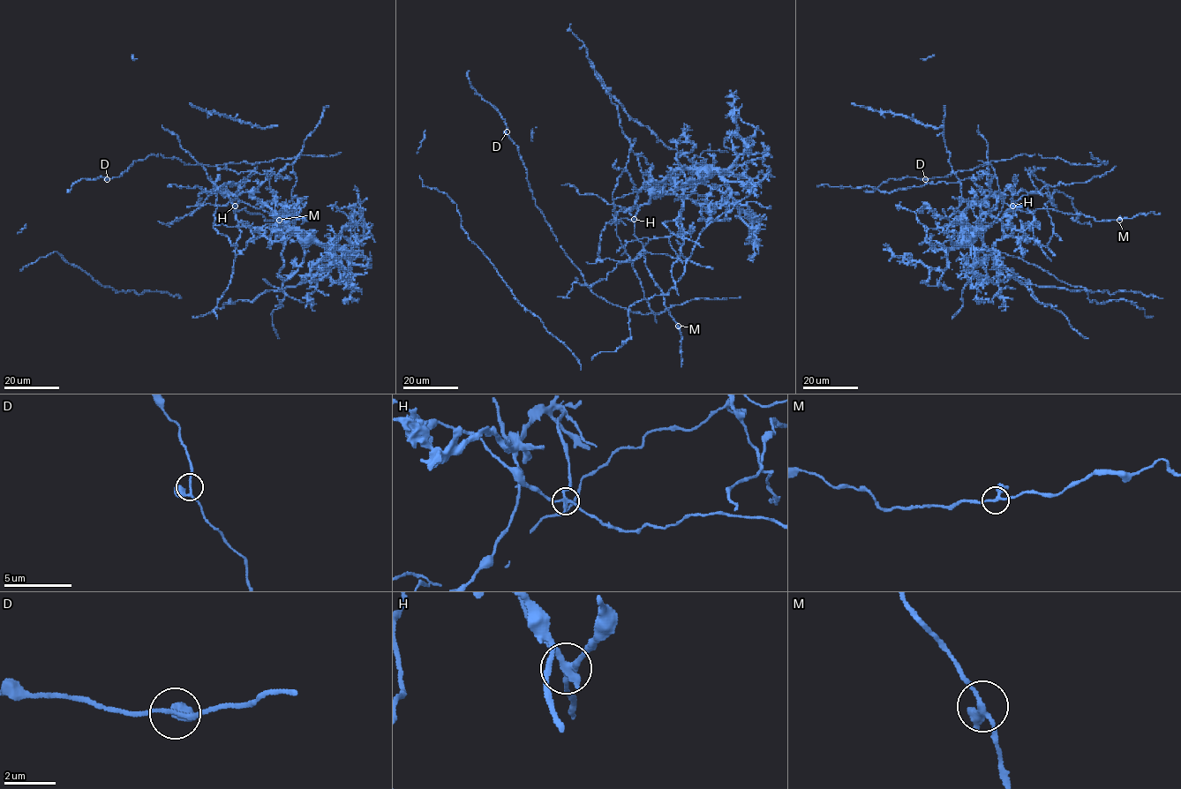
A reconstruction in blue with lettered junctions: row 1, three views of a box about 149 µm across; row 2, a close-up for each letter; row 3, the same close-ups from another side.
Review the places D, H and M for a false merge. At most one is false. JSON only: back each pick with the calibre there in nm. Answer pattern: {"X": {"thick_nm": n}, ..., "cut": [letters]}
{"H": {"thick_nm": 240}, "cut": ["H"]}

